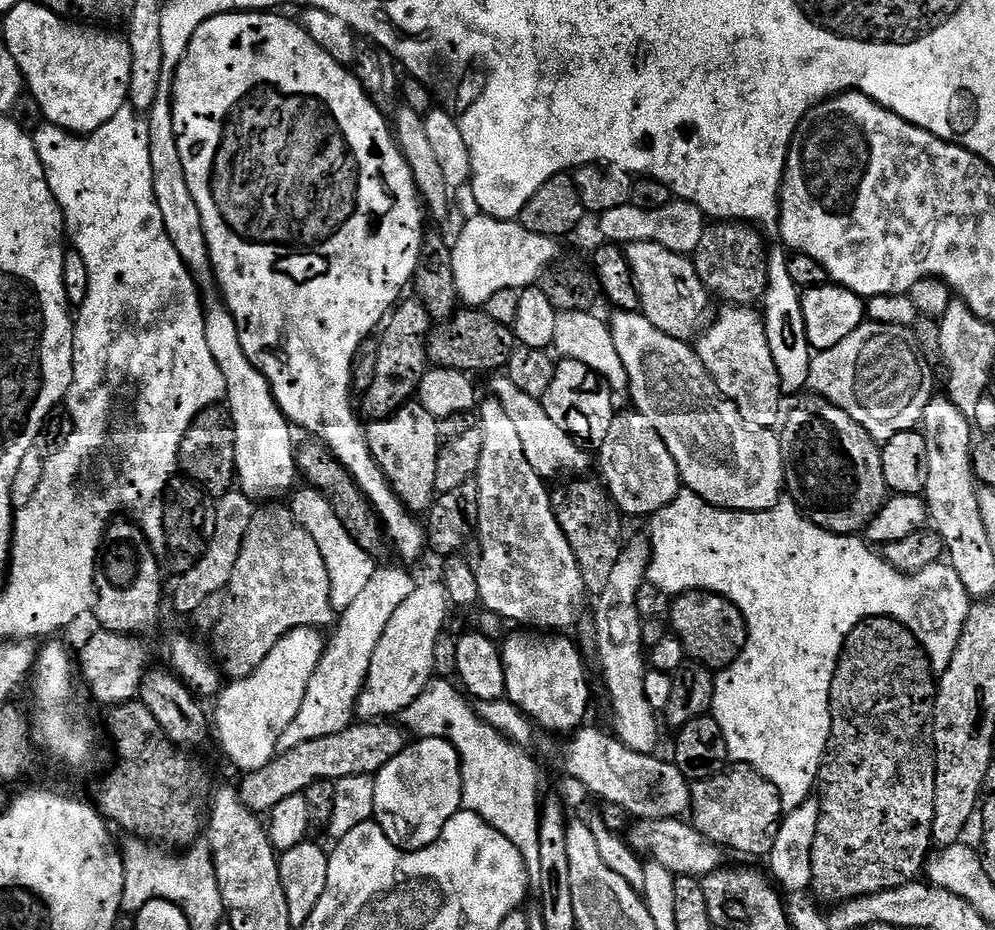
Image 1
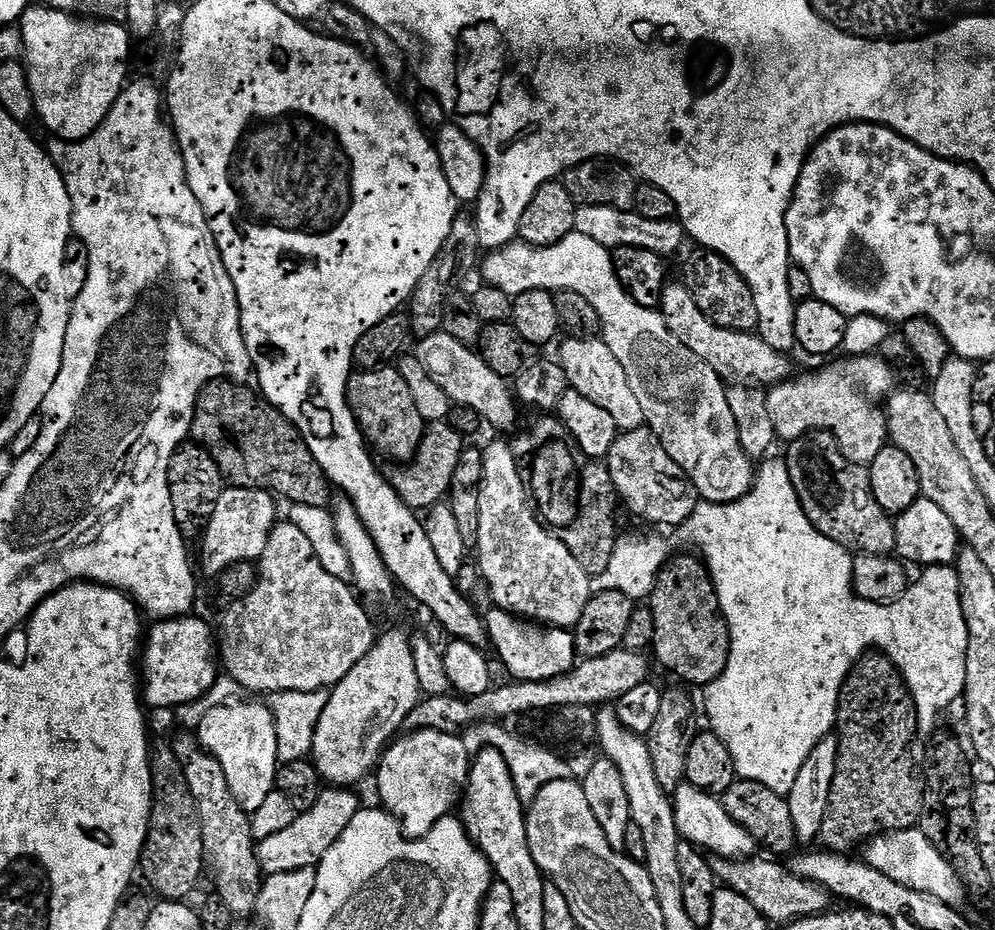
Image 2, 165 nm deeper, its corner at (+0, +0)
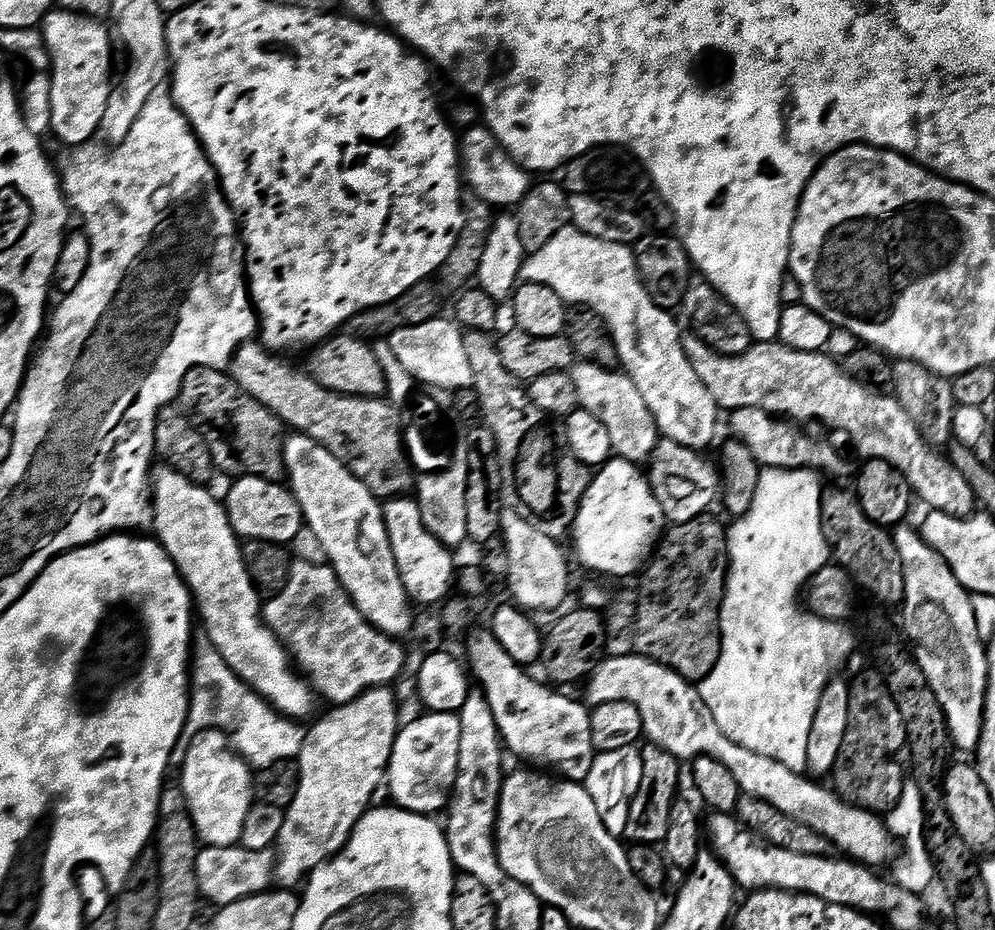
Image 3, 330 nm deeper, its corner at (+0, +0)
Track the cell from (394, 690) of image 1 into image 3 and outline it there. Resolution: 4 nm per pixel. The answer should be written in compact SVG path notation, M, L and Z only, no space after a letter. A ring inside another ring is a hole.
M373 687L348 704L333 707L316 725L304 733L298 757L296 793L284 814L282 830L274 845L278 855L274 860L274 880L281 889L296 890L307 881L312 871L337 856L350 838L352 828L373 803L372 795L381 791L386 780L388 759L396 741L402 719L396 713L396 696L391 687Z

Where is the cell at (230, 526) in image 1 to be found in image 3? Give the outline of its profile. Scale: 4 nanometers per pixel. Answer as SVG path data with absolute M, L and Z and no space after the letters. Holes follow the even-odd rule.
M242 476L231 481L226 507L230 526L237 537L245 541L265 540L271 544L291 545L300 528L305 527L303 510L295 494L283 483L263 480L257 476Z

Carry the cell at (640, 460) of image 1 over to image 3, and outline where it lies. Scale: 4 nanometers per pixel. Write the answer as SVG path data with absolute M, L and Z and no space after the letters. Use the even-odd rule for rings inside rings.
M667 438L657 439L646 464L646 475L656 501L662 506L665 521L672 524L690 522L705 515L718 500L718 472L703 460L695 448L687 448Z

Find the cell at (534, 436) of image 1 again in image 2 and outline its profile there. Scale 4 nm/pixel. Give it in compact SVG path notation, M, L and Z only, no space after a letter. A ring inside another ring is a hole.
M443 330L421 337L417 344L414 354L418 362L455 405L466 405L473 409L487 425L489 423L498 430L510 430L515 426L518 404L509 381L490 369L475 349L458 342Z

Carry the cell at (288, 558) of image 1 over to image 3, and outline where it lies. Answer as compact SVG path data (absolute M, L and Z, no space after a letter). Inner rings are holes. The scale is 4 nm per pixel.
M293 559L291 561L288 570L288 581L285 582L284 588L281 592L275 593L271 597L272 600L263 605L262 615L264 622L267 624L268 629L272 631L273 635L276 636L277 640L284 645L285 653L288 653L295 664L295 667L299 670L299 673L306 677L309 687L317 694L322 694L330 704L339 706L342 704L348 704L354 698L361 695L361 693L368 691L373 687L387 687L391 685L404 668L406 662L406 656L403 648L399 645L399 641L396 641L391 636L381 635L380 631L375 628L372 624L368 624L366 618L359 613L359 610L352 604L351 598L348 596L346 589L339 582L339 578L336 576L335 571L327 563L315 564L314 562L306 562L305 560Z

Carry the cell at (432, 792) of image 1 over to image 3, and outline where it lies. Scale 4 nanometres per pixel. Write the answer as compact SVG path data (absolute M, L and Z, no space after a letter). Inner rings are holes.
M428 712L403 725L388 759L386 792L393 796L395 807L421 814L443 813L456 787L458 750L462 738L460 717L454 712Z

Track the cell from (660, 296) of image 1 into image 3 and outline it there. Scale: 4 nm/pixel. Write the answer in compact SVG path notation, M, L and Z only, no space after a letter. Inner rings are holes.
M685 335L684 352L689 359L690 366L694 366L694 374L702 378L702 386L710 392L714 398L717 409L726 410L729 413L739 408L756 407L766 411L777 418L794 420L821 420L840 432L845 432L852 439L856 452L864 456L865 461L885 460L890 466L903 474L906 482L914 493L915 499L920 500L934 512L944 512L947 516L963 518L973 515L977 511L978 501L974 490L969 486L968 480L951 459L939 456L937 449L924 439L924 435L918 430L915 422L906 414L906 410L896 401L895 395L877 394L873 389L859 384L844 371L843 367L835 359L823 351L799 352L788 348L779 342L756 342L747 348L741 356L724 356L723 353L713 350L707 339Z

